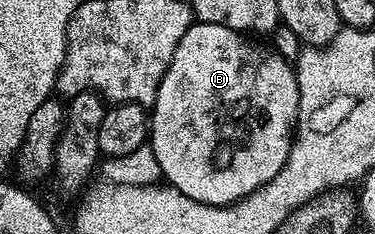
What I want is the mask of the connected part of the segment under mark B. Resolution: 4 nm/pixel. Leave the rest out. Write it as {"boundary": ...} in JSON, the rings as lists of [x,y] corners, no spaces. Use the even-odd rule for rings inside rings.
{"boundary":[[[193,22],[186,30],[186,34],[182,34],[182,42],[178,42],[178,50],[174,50],[174,58],[158,88],[156,103],[151,105],[150,143],[154,150],[154,158],[158,158],[161,177],[171,187],[186,194],[186,198],[194,198],[194,202],[222,208],[225,204],[237,204],[238,201],[245,200],[250,193],[266,187],[283,170],[292,150],[294,129],[298,118],[296,69],[271,47],[263,48],[262,45],[255,44],[252,40],[255,39],[249,38],[245,33],[230,30],[226,26]]]}

